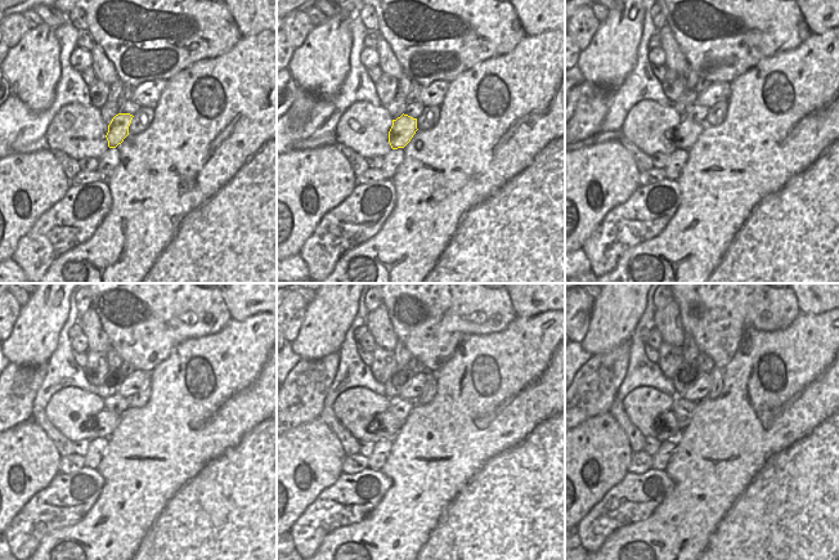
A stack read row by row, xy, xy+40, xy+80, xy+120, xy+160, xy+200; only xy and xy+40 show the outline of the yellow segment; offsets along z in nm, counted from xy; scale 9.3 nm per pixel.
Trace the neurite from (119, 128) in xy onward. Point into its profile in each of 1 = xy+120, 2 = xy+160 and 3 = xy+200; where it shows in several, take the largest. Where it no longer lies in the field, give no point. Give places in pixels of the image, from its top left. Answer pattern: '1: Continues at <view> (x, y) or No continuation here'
1: Continues at xy+120 (104, 422)
2: Continues at xy+160 (385, 425)
3: Continues at xy+200 (667, 428).

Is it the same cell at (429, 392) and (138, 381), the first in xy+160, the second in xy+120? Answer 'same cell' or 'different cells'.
different cells

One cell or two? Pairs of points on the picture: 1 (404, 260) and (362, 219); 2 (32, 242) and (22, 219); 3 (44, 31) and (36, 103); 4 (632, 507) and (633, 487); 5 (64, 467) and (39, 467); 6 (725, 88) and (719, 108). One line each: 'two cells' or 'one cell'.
1: two cells
2: two cells
3: one cell
4: one cell
5: two cells
6: two cells

